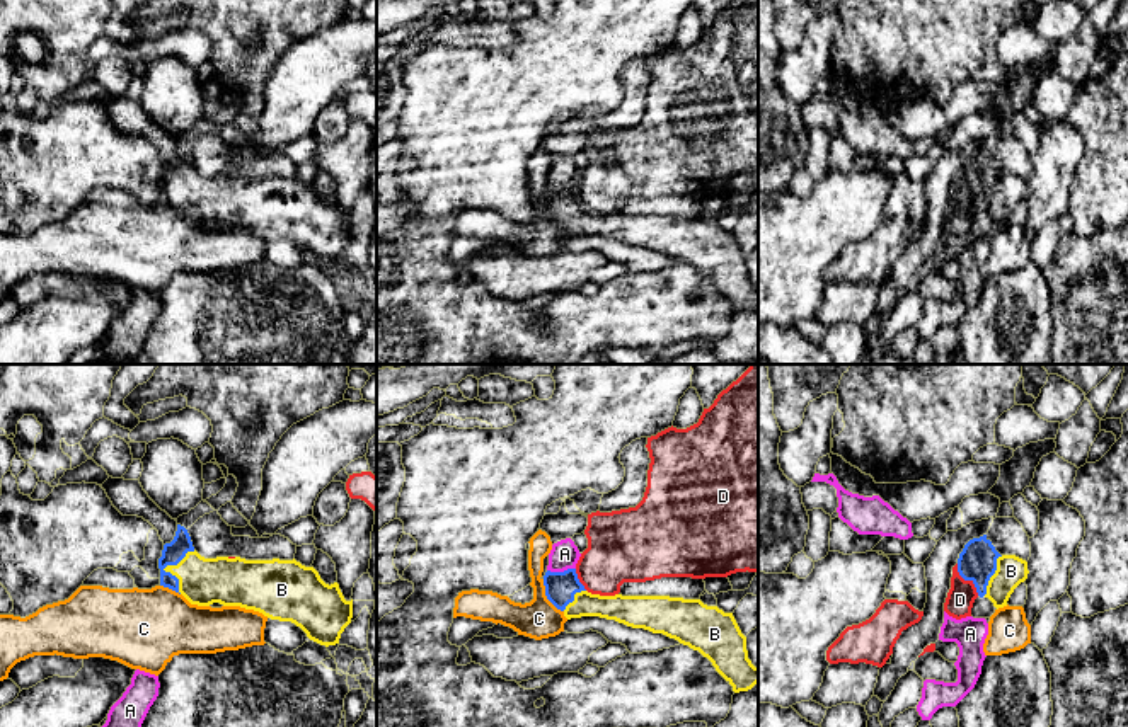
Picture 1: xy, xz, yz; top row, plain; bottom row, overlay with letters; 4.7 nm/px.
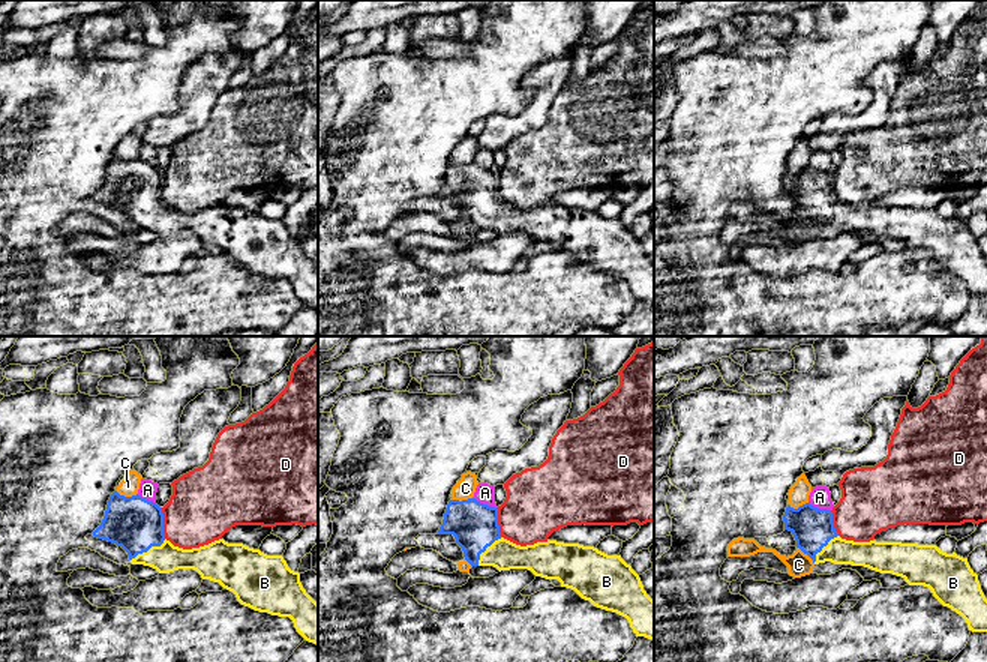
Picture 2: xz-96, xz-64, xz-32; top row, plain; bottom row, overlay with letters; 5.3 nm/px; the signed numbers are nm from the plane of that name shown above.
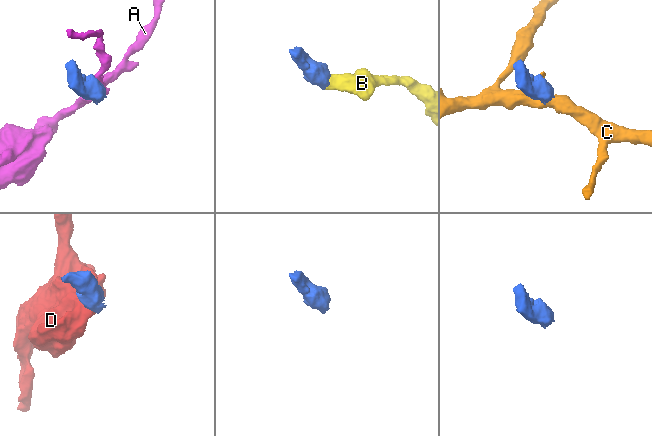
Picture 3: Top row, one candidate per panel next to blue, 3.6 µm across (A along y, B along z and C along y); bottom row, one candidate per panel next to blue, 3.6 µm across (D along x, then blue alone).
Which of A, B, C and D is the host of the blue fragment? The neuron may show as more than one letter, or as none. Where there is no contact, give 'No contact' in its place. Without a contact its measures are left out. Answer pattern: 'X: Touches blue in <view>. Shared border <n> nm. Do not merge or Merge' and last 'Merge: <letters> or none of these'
A: Touches blue in xz. Shared border 140 nm. Do not merge
B: Touches blue in xy. Shared border 220 nm. Merge
C: Touches blue in xz. Shared border 190 nm. Do not merge
D: Touches blue in yz. Shared border 190 nm. Do not merge
Merge: B

